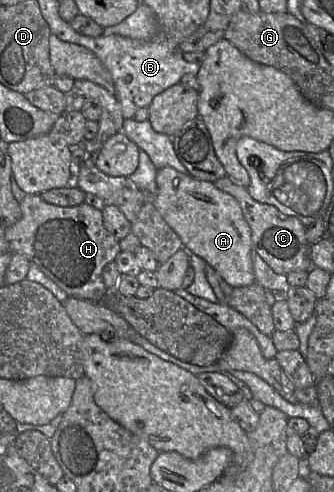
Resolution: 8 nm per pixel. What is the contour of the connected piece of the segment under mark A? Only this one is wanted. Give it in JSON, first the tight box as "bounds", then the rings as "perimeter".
{"bounds":[152,167,256,286],"perimeter":[[[172,167],[157,171],[157,192],[152,200],[166,223],[176,232],[183,249],[202,258],[230,286],[248,286],[256,281],[252,262],[251,229],[239,202],[212,182],[201,181]]]}

